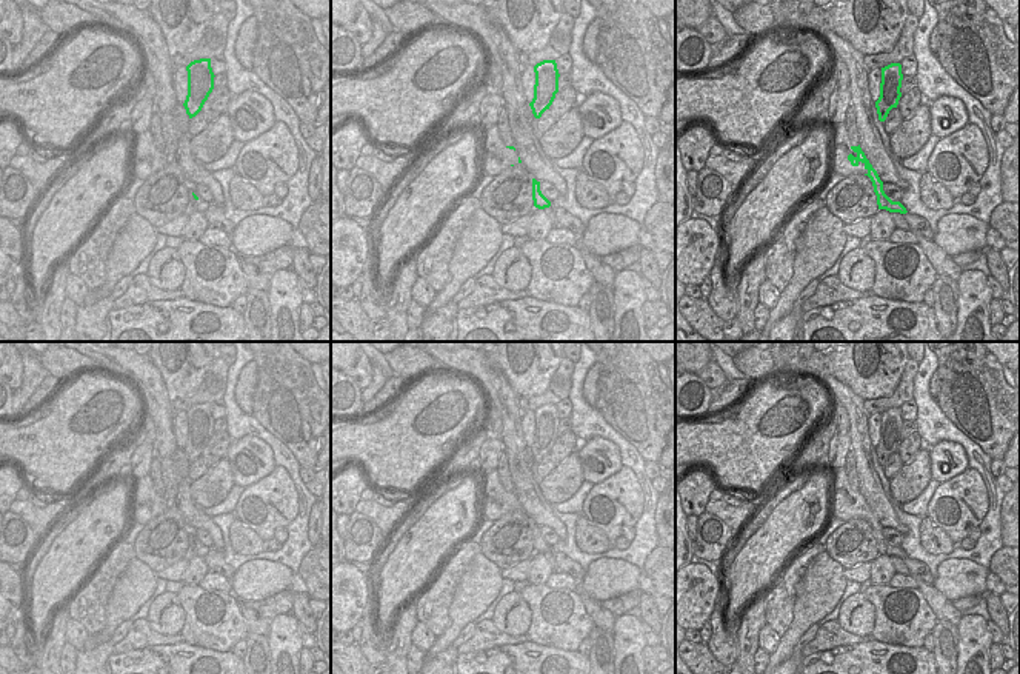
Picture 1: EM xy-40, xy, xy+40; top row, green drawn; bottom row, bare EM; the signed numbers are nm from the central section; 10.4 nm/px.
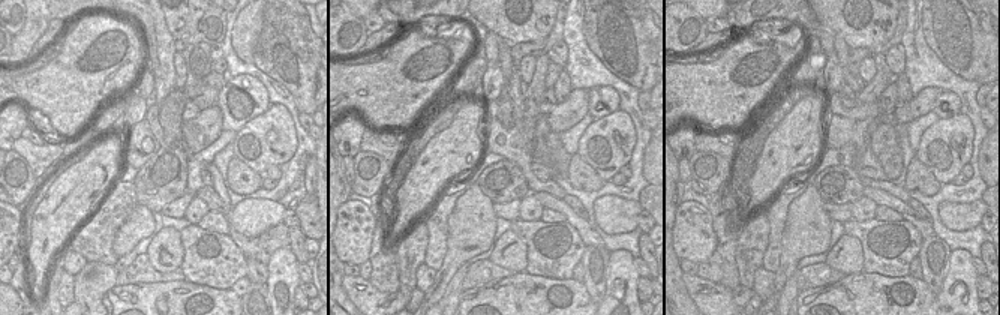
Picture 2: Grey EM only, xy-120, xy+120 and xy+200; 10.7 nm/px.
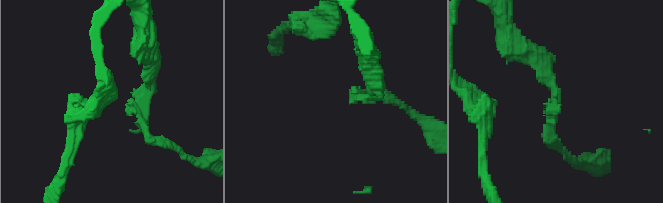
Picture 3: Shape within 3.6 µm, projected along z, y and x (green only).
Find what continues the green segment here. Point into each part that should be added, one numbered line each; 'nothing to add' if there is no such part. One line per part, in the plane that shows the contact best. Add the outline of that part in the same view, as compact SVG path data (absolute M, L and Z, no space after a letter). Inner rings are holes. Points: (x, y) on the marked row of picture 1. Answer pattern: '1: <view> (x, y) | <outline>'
nothing to add

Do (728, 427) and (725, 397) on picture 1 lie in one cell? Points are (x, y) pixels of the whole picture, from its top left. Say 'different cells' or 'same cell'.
different cells

